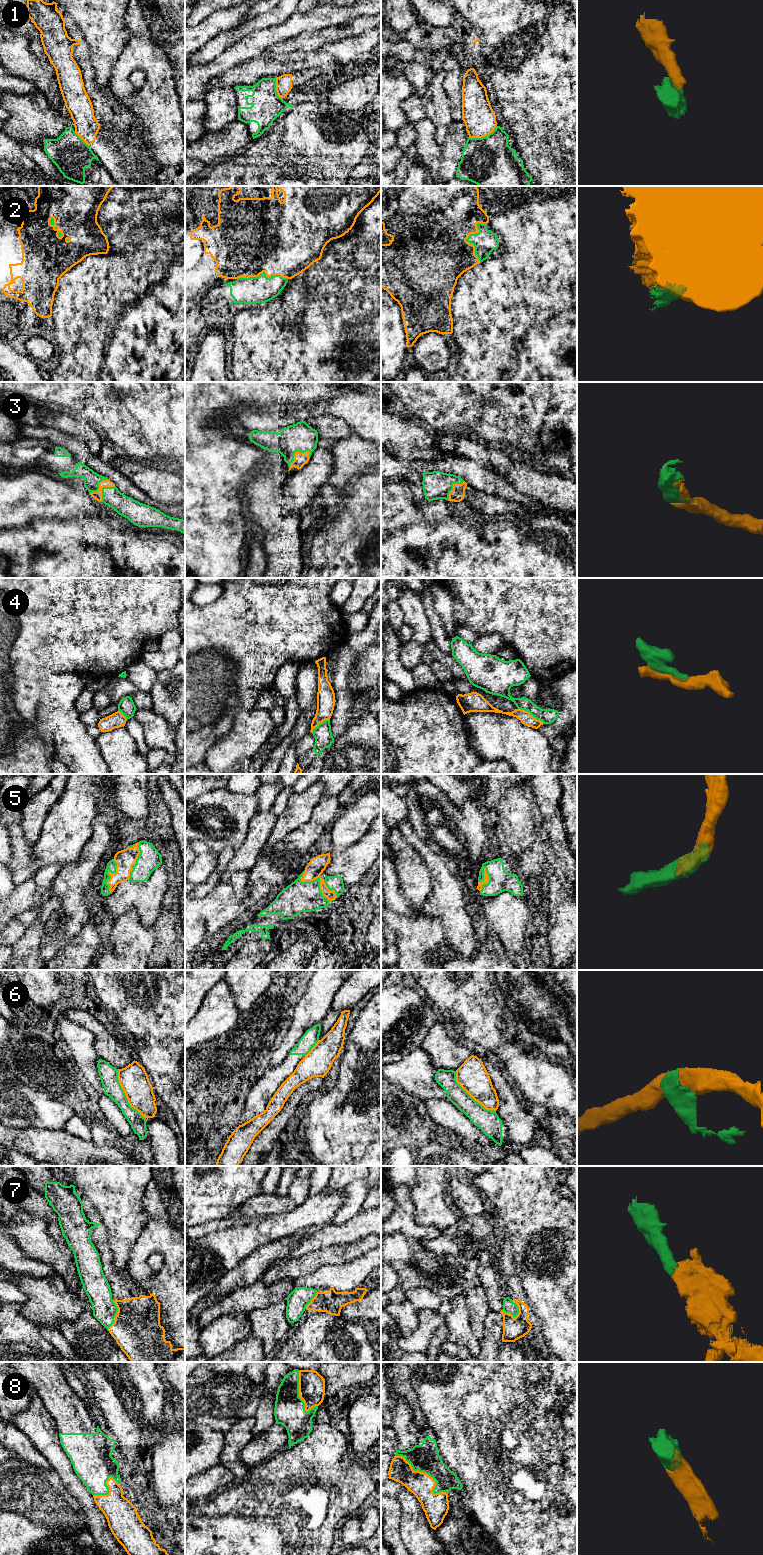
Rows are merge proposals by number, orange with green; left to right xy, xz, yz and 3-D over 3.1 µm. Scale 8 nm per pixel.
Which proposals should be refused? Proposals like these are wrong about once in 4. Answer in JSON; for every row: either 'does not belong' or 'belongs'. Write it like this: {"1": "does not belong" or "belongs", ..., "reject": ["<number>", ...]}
{"1": "does not belong", "2": "belongs", "3": "belongs", "4": "does not belong", "5": "belongs", "6": "does not belong", "7": "belongs", "8": "belongs", "reject": ["1", "4", "6"]}

